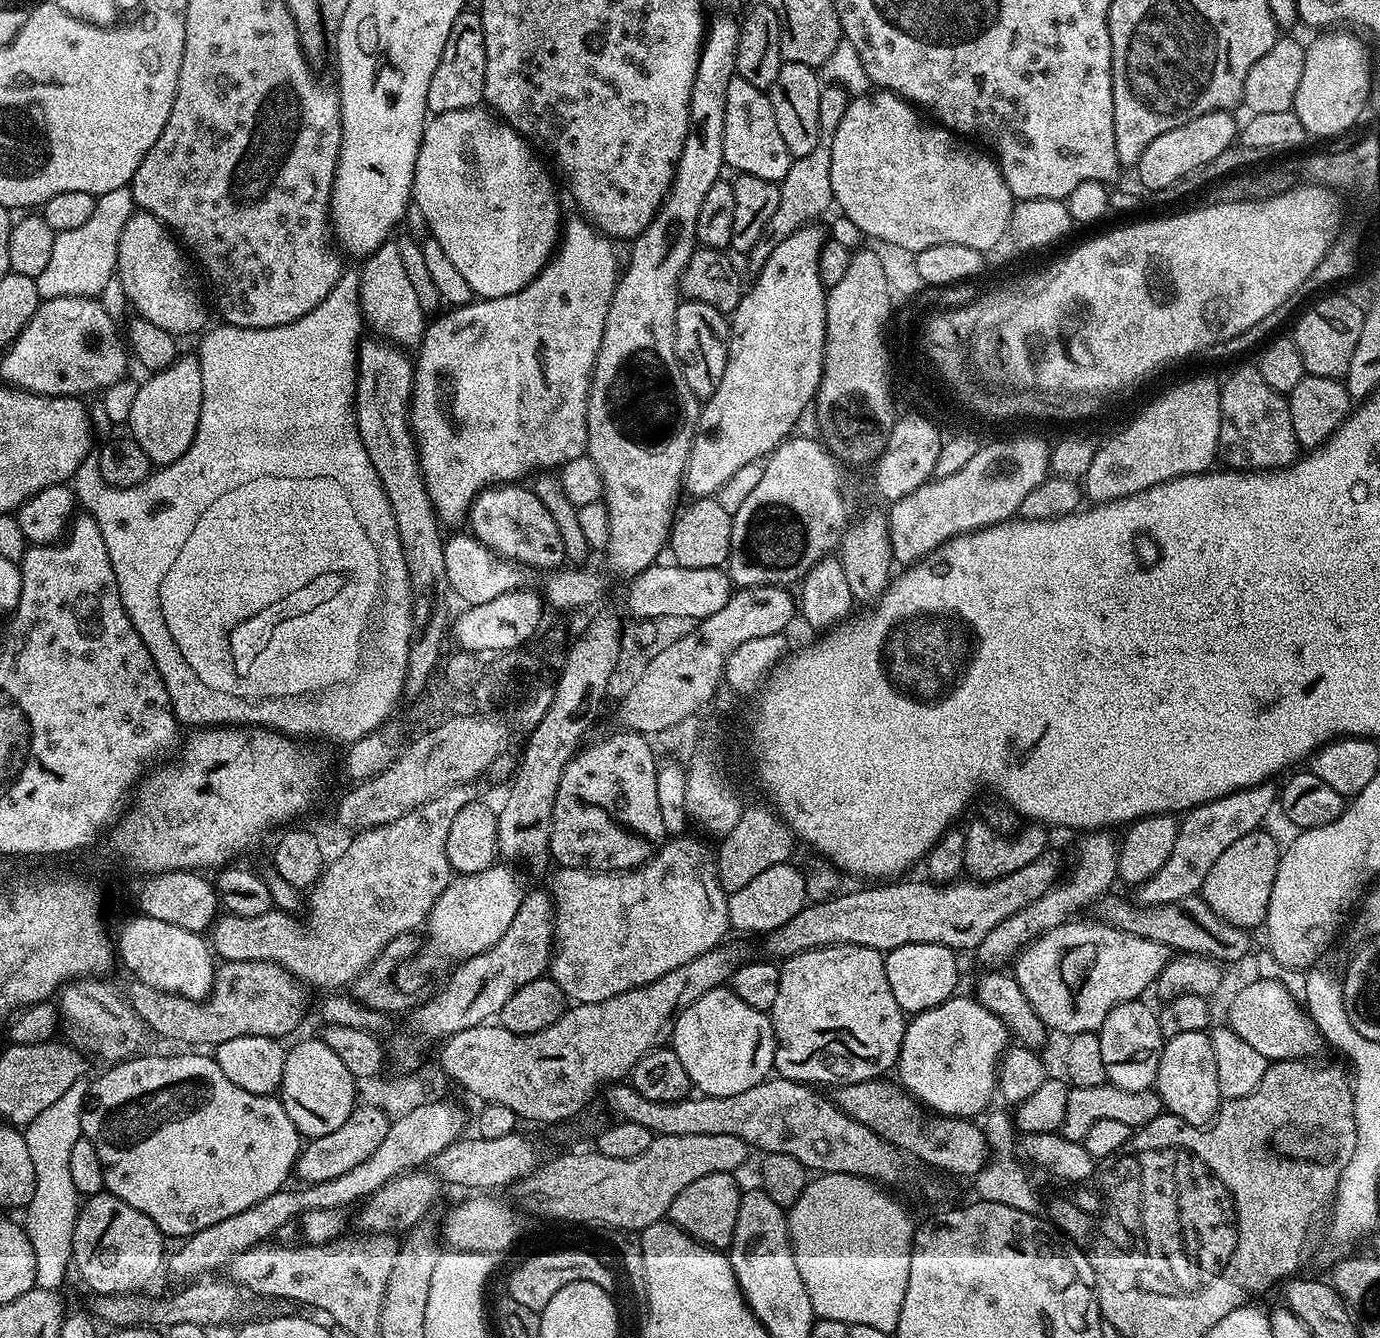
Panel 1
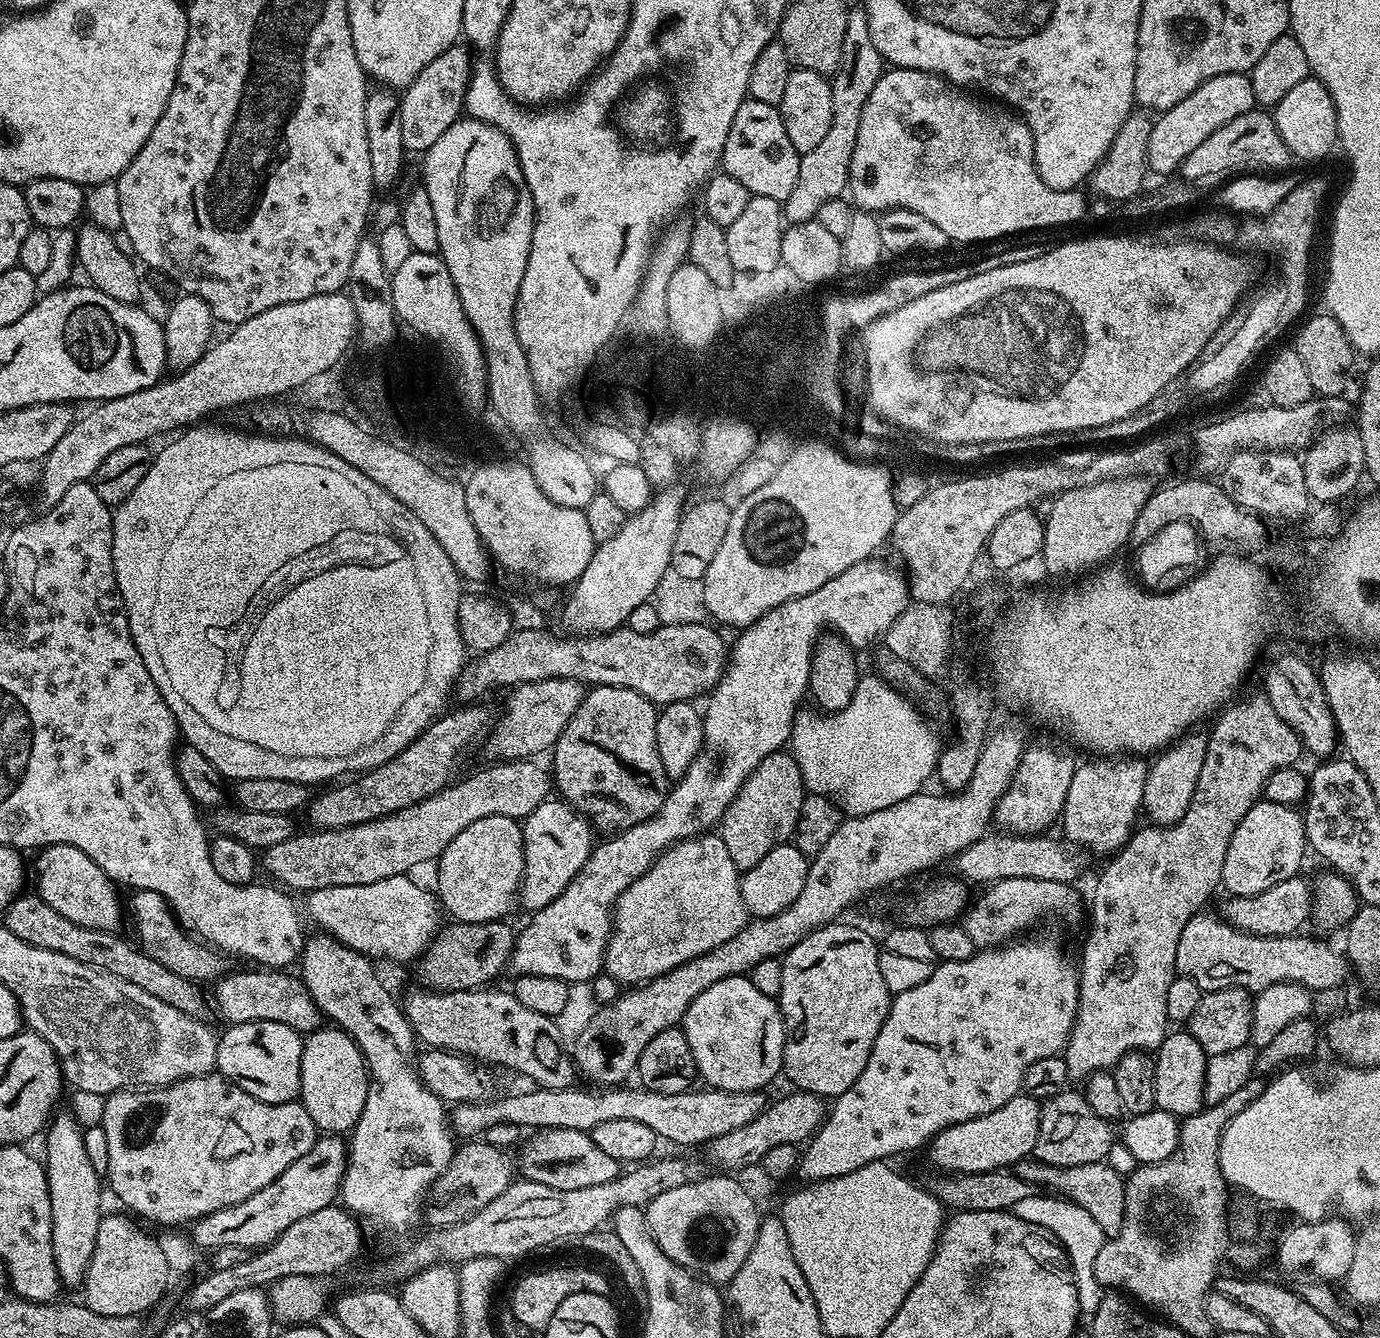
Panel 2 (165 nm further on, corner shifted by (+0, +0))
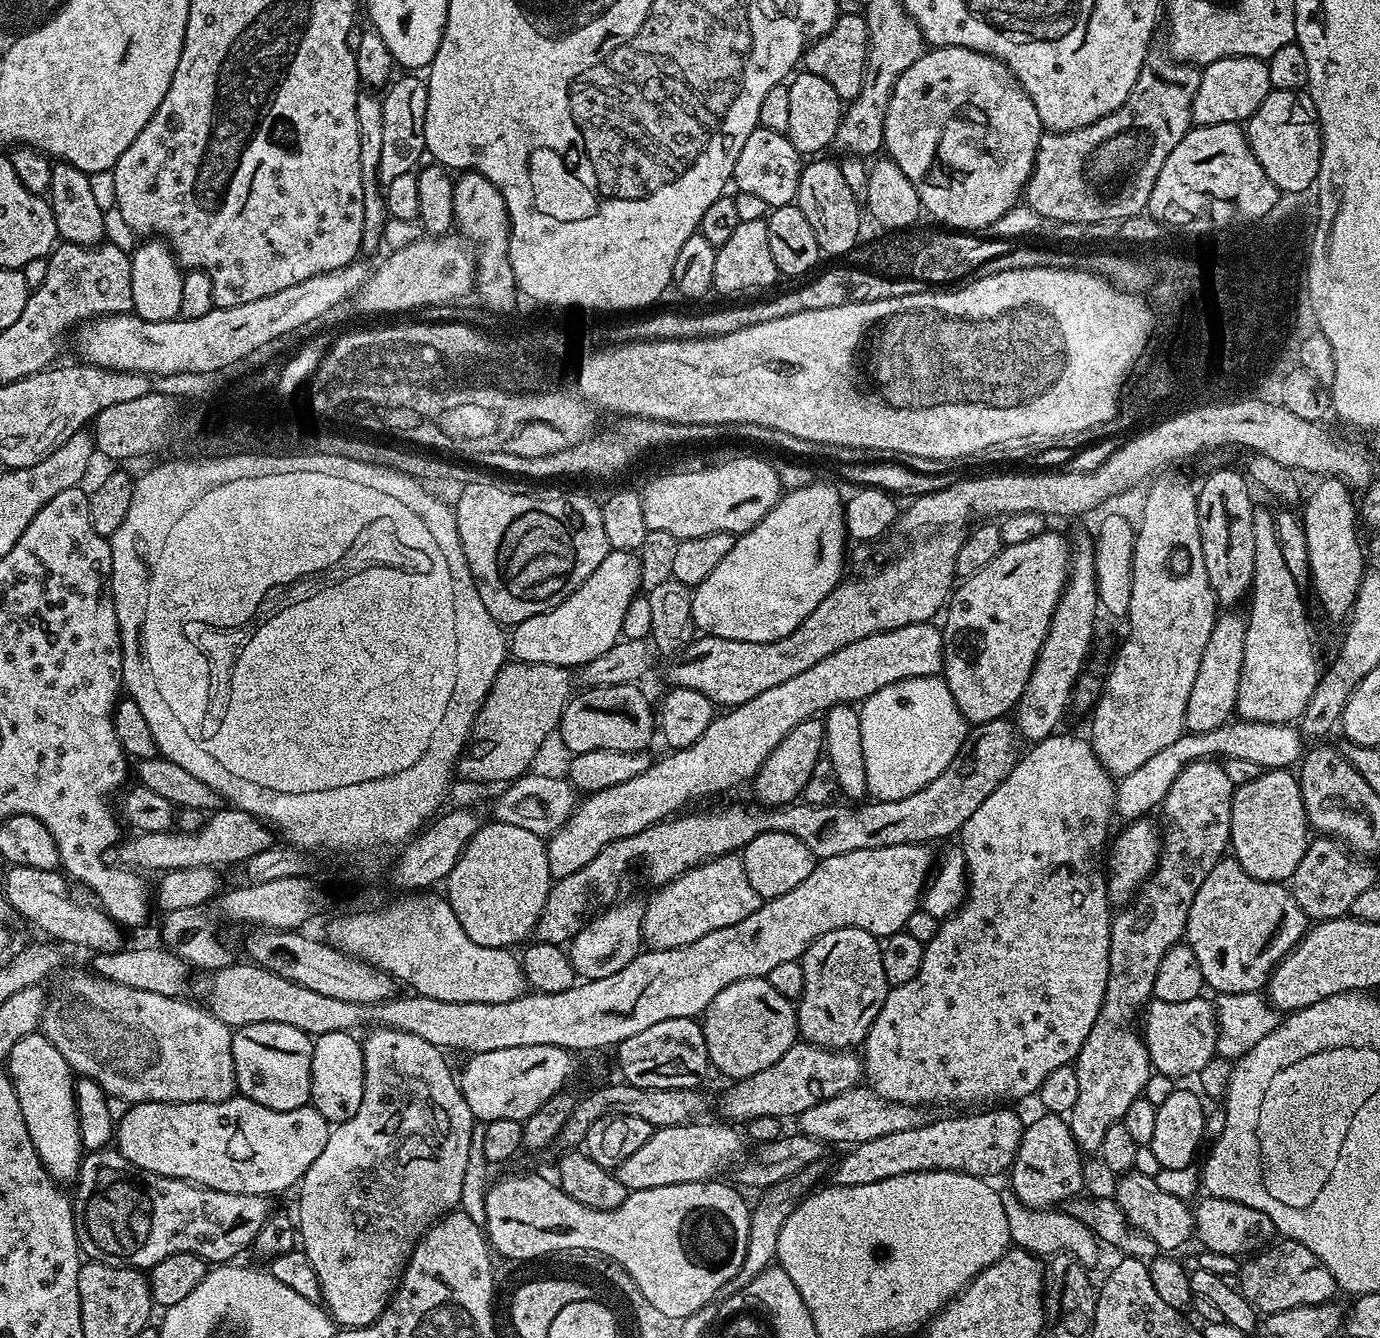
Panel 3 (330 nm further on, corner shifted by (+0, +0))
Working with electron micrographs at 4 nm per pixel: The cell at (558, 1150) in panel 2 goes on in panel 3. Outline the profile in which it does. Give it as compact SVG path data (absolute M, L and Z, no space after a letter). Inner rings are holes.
M693 1122L691 1124L679 1124L674 1127L662 1127L653 1131L645 1145L638 1151L626 1158L625 1162L619 1164L614 1170L615 1176L628 1191L638 1189L656 1189L658 1186L685 1184L686 1182L702 1181L719 1177L722 1171L741 1161L743 1137L724 1122L720 1124L700 1124L704 1122Z

